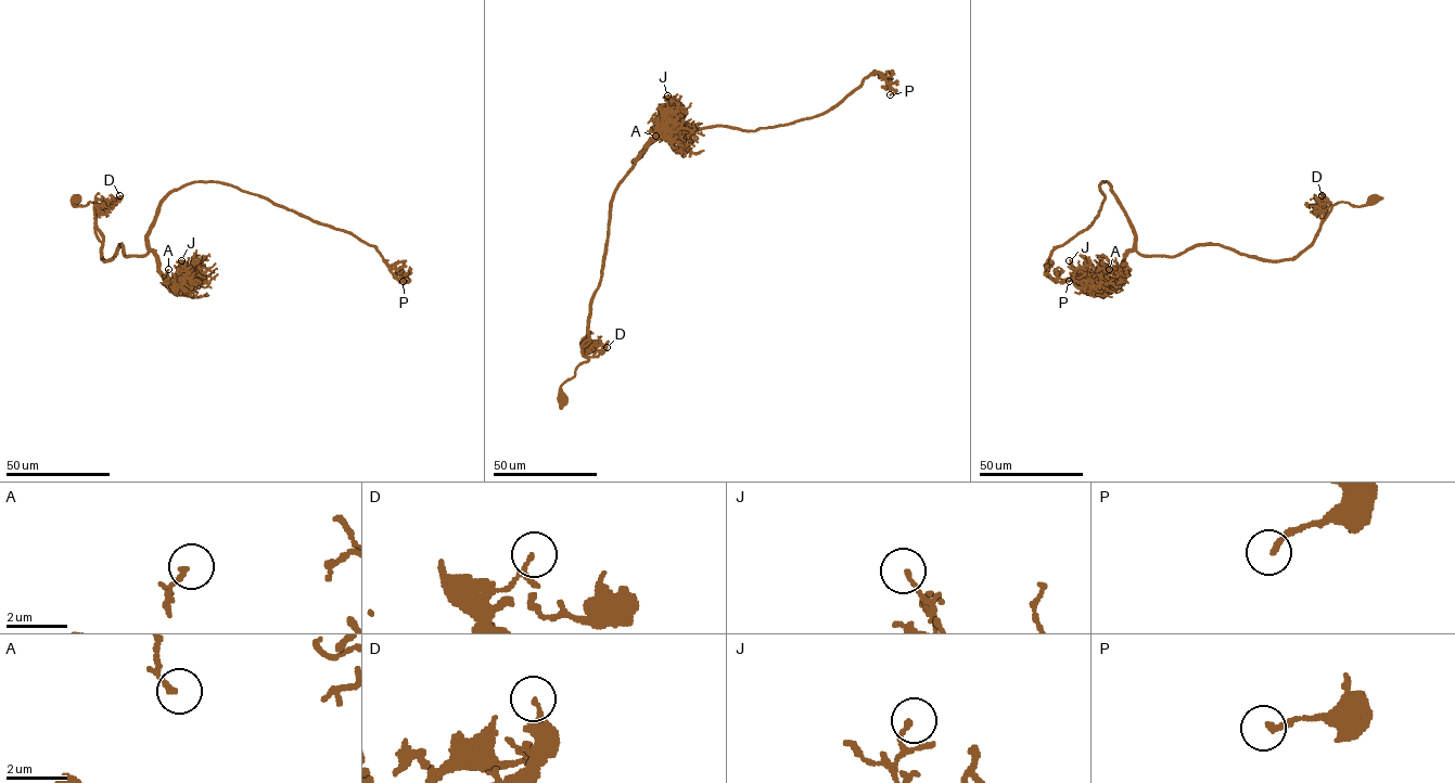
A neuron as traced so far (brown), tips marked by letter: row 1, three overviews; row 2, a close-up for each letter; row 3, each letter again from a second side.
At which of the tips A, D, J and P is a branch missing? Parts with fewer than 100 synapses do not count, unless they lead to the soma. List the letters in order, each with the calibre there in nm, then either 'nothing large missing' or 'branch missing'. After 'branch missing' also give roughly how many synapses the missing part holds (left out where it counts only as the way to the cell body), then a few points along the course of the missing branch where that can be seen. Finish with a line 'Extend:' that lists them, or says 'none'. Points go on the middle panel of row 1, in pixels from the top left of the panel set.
A: calibre 170 nm; nothing large missing
D: calibre 120 nm; nothing large missing
J: calibre 140 nm; nothing large missing
P: calibre 200 nm; nothing large missing
Extend: none

